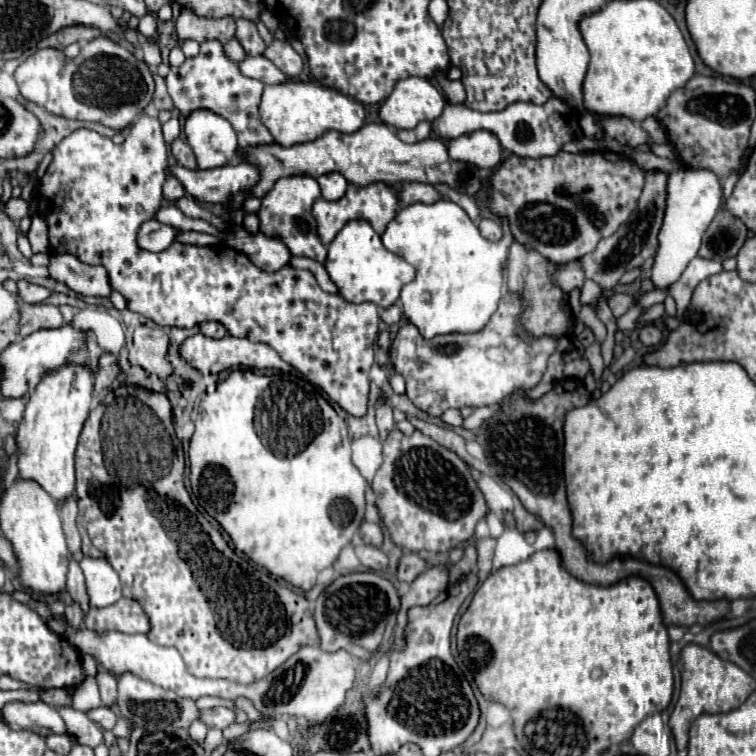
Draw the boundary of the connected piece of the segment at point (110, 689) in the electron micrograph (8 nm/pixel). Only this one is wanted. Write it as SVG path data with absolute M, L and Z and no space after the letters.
M102 668L102 670L98 670L96 680L98 680L98 688L102 694L104 706L112 706L116 702L116 676L112 672L108 672L106 668Z

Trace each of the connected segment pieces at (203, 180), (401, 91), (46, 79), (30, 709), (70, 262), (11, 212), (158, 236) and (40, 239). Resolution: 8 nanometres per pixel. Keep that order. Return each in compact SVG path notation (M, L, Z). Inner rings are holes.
M238 162L236 166L228 164L212 170L188 170L184 166L170 166L168 172L182 182L190 196L210 204L224 204L234 194L250 190L260 180L260 168L252 162Z
M404 78L396 82L392 94L380 104L378 114L394 130L412 130L418 122L438 118L444 104L434 82L426 78Z
M106 36L86 42L80 56L70 64L64 64L62 50L38 50L20 64L14 78L20 94L48 112L76 120L100 122L118 132L138 118L154 94L154 80L146 62L136 60L130 50Z
M10 702L4 706L2 714L12 730L30 730L44 738L48 734L68 734L60 714L44 702L36 702L36 704Z
M52 254L48 264L50 278L66 284L82 296L110 296L108 272L102 266L80 262L74 254Z
M12 198L12 200L8 200L8 202L6 202L6 214L8 214L12 220L16 220L16 222L22 220L24 216L30 214L28 202L22 200L22 198Z
M148 220L138 230L138 246L148 252L162 252L174 242L176 234L176 228L160 224L158 220Z
M40 214L32 216L28 240L32 244L32 252L48 252L48 224L44 222L44 218L40 218Z

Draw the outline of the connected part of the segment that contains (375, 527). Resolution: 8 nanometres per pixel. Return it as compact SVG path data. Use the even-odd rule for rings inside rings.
M362 522L360 526L360 536L366 544L372 546L382 546L382 528L380 524L372 524L372 522Z

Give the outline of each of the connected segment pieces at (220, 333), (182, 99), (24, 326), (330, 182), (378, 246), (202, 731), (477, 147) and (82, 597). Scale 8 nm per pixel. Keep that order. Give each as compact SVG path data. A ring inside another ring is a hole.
M202 322L200 324L200 330L208 338L224 338L224 336L228 336L226 328L220 322Z
M204 40L200 44L200 52L194 58L186 58L182 66L170 68L170 74L166 76L168 94L174 100L174 108L188 116L196 110L210 110L214 114L220 114L226 118L232 128L238 134L238 156L240 160L246 158L244 150L250 146L262 146L262 144L274 144L272 134L268 128L260 122L258 116L258 104L264 90L264 84L254 78L246 78L240 74L238 66L224 56L222 44L216 40Z
M6 280L4 288L16 296L20 310L20 336L28 336L40 328L58 328L64 324L62 314L52 304L26 304L18 296L18 288L14 280Z
M332 172L332 174L324 174L320 178L316 178L320 188L322 188L322 198L324 200L336 200L336 198L342 198L344 192L346 192L346 178L338 172Z
M352 220L338 232L328 246L328 258L324 266L330 278L336 282L340 296L354 304L374 302L382 308L388 308L398 300L402 286L414 280L414 268L404 258L386 250L380 236L364 220Z
M196 720L196 722L192 722L190 724L190 728L188 728L188 734L190 734L190 738L194 740L194 742L204 742L204 736L206 736L206 732L208 732L208 728L200 722L200 720Z
M478 130L450 140L448 152L454 160L462 160L488 170L494 170L502 162L502 146L498 138L488 130Z
M70 560L70 566L68 566L68 594L72 596L74 602L80 602L80 608L84 610L84 614L88 614L90 602L88 602L84 574L82 574L78 562L74 562L74 560Z

